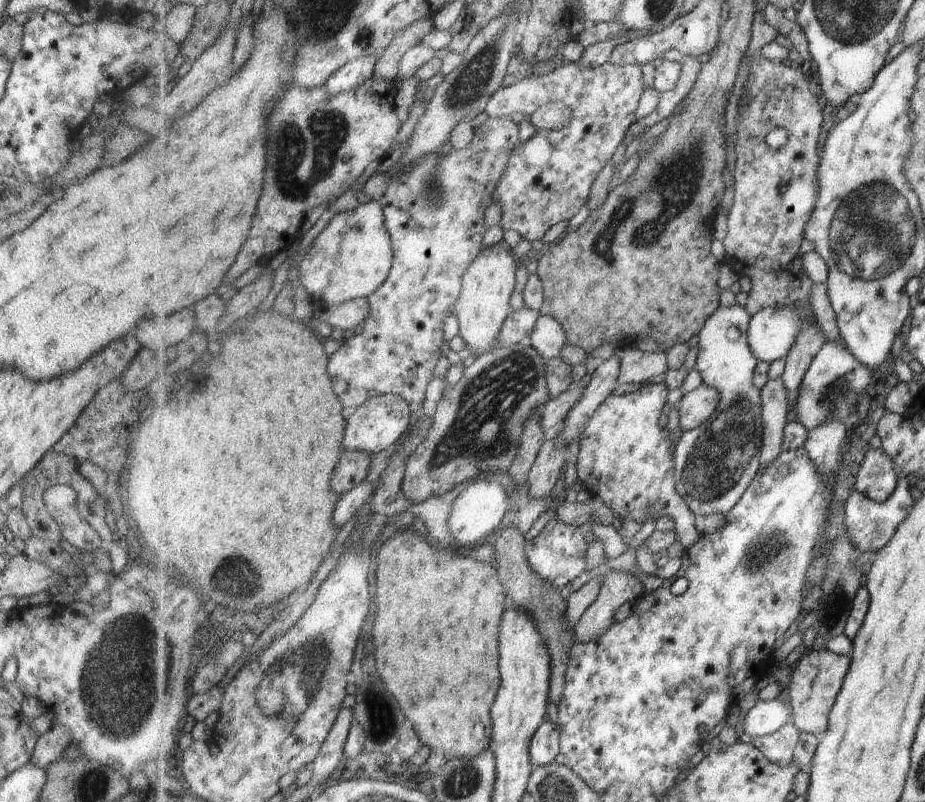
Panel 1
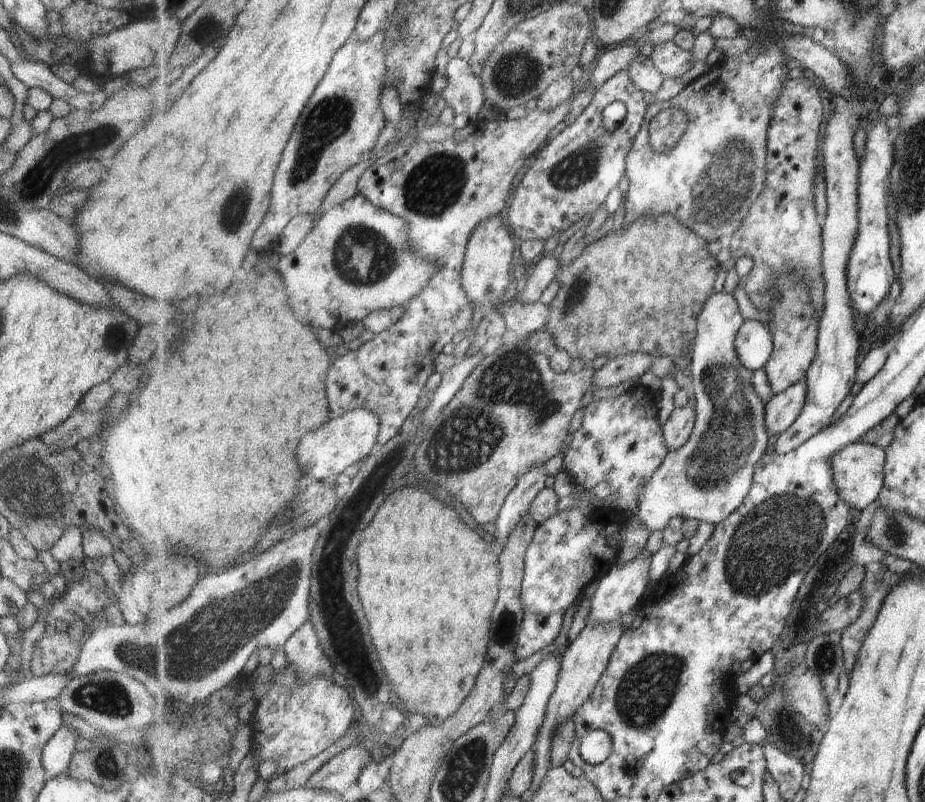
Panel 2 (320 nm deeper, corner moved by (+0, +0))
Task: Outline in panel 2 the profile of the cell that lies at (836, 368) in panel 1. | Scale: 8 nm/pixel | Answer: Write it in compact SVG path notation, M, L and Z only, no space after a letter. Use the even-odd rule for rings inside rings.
M807 384L792 385L787 391L774 395L767 403L765 425L769 435L784 434L801 416L806 406Z

